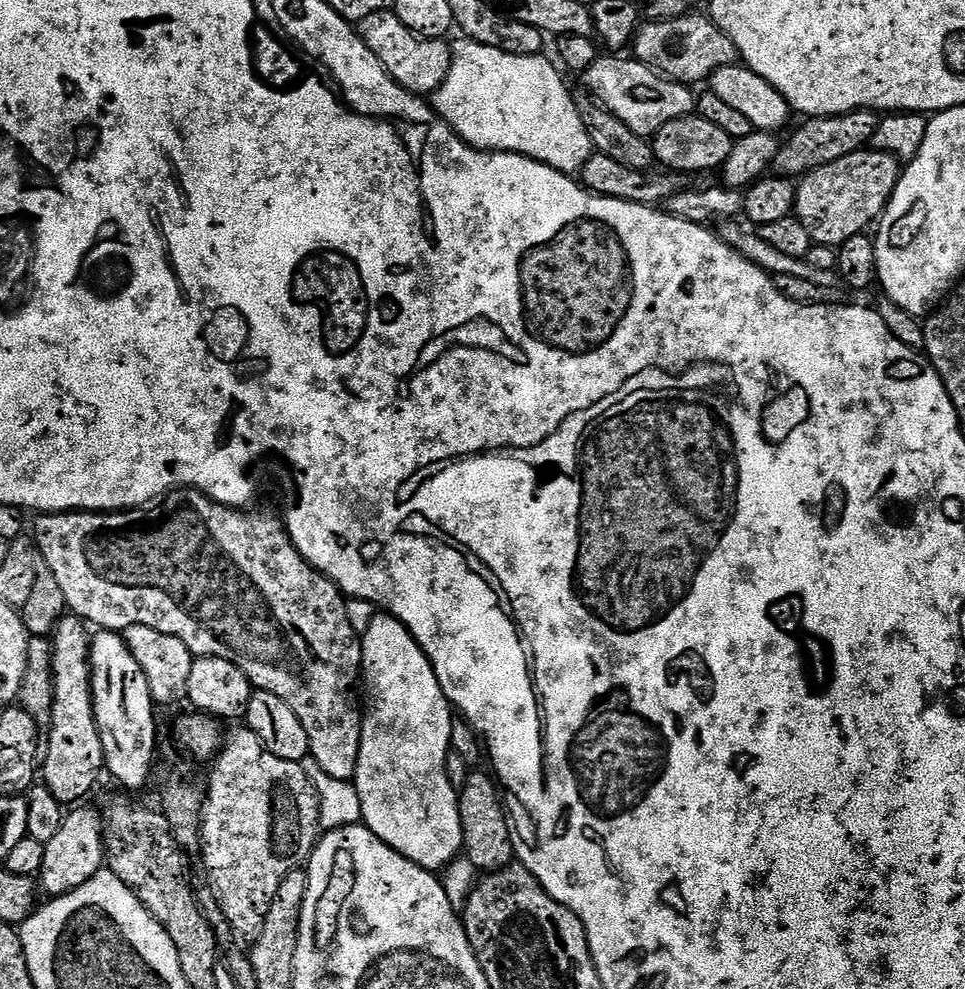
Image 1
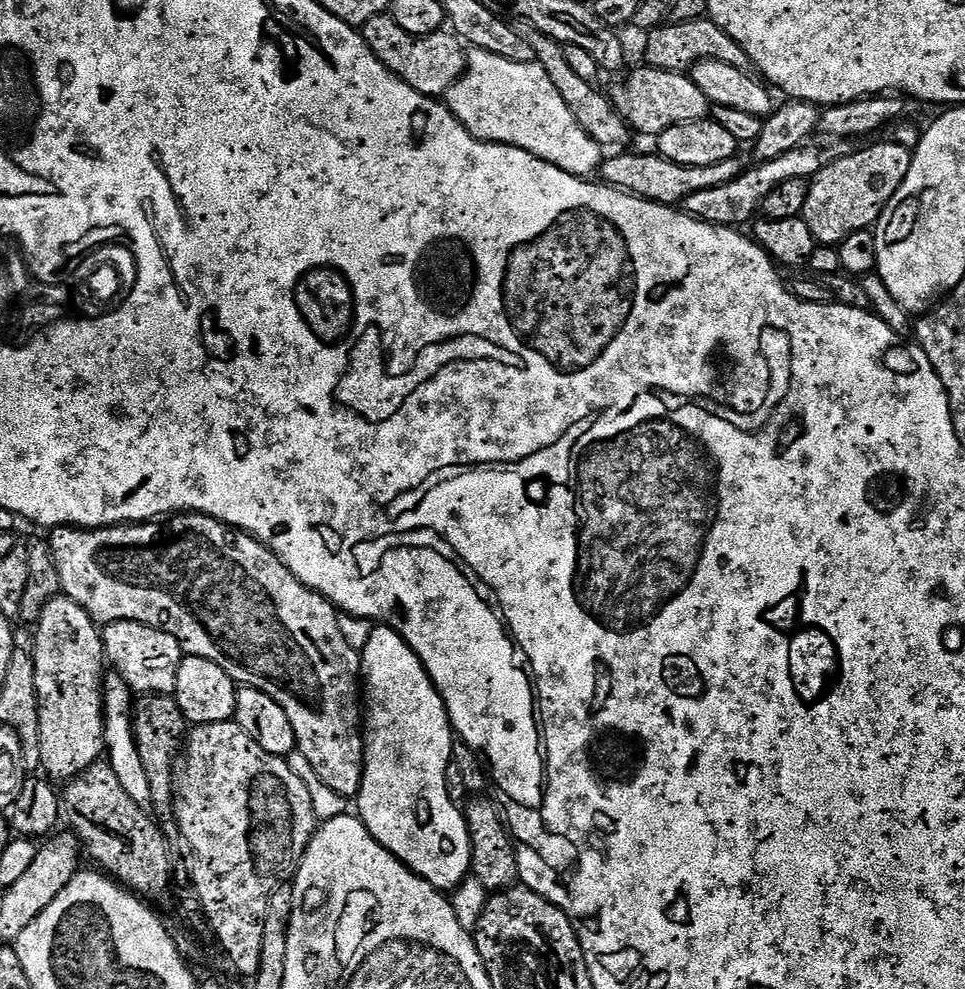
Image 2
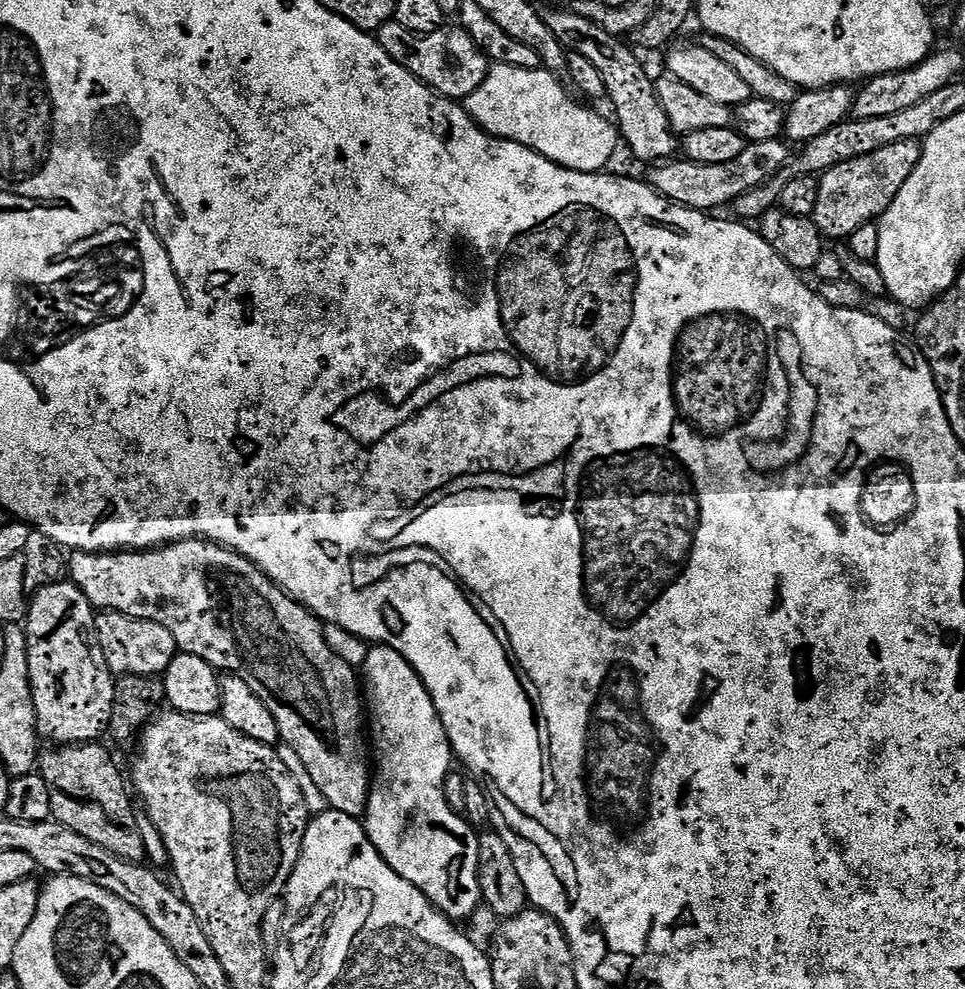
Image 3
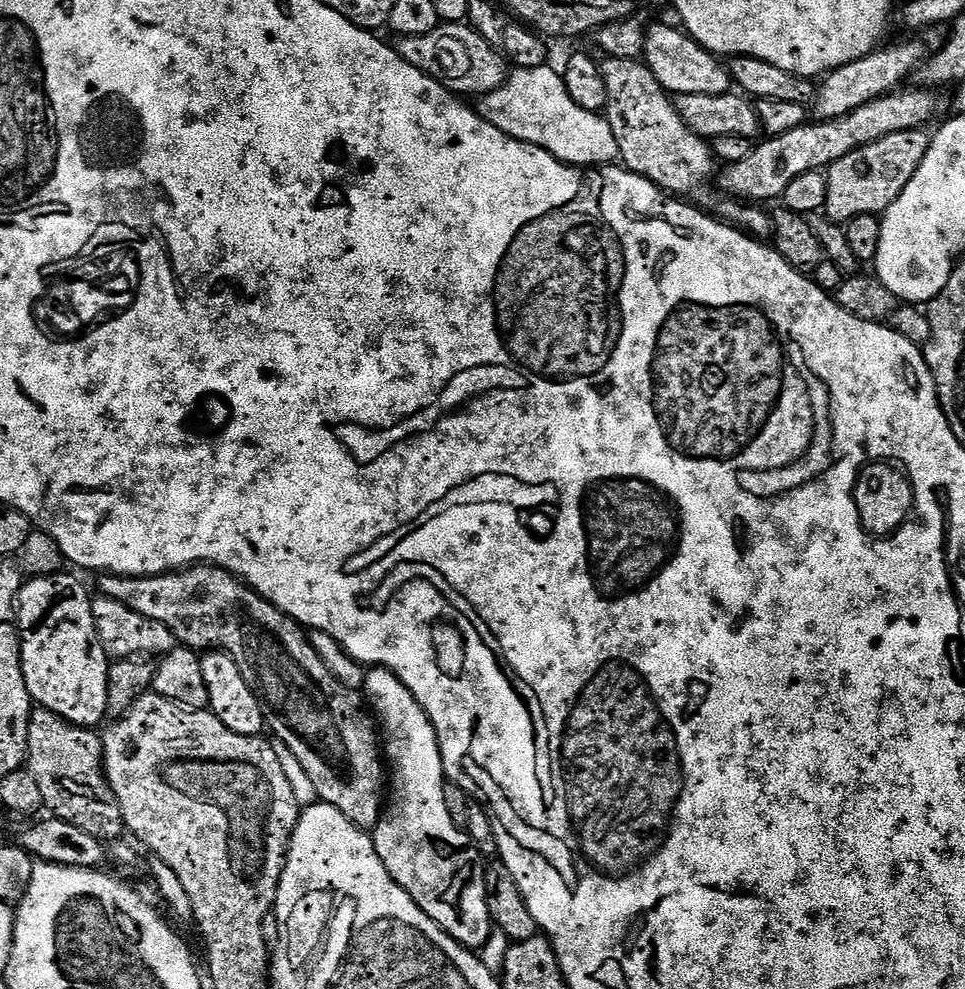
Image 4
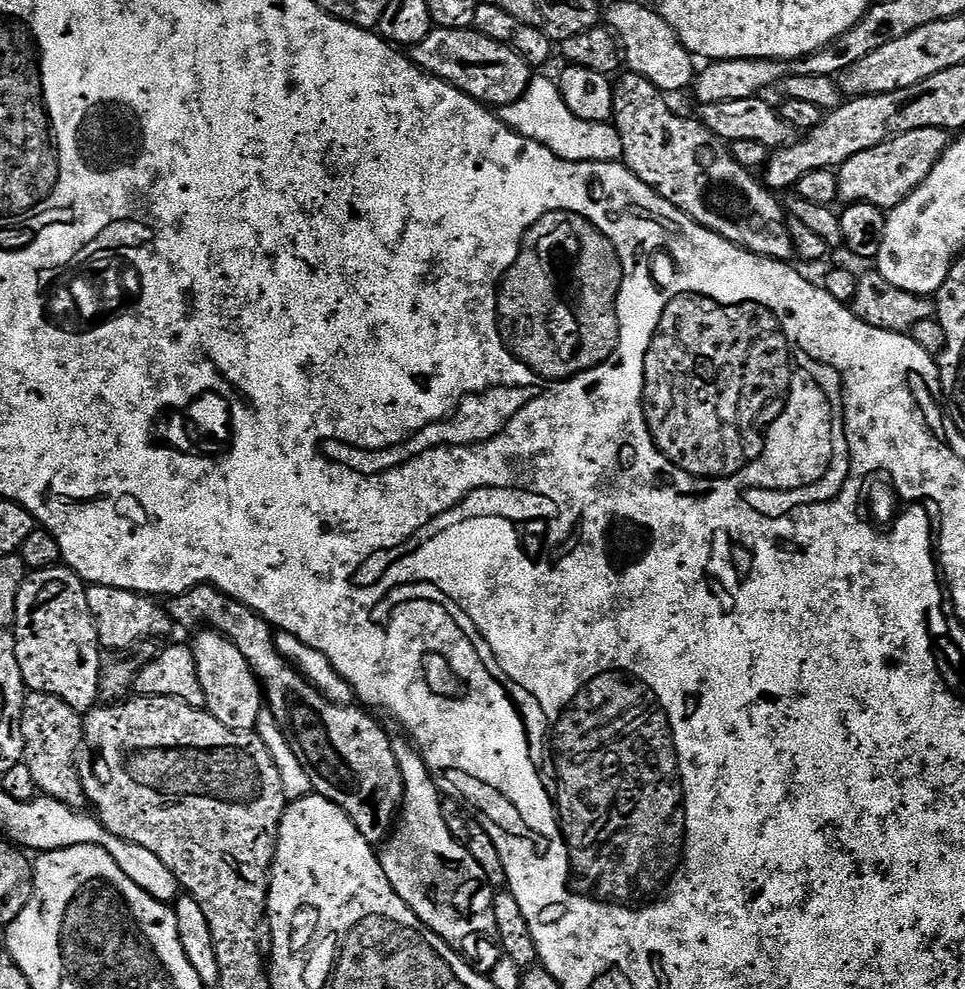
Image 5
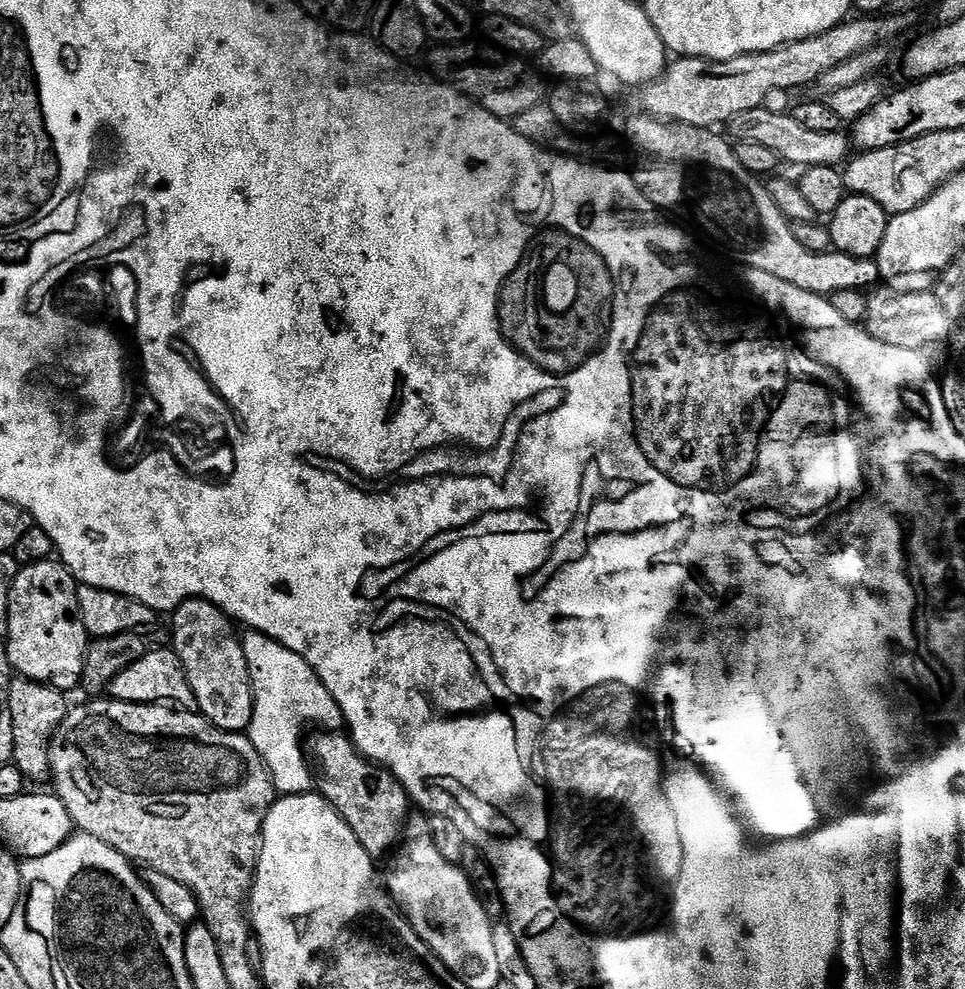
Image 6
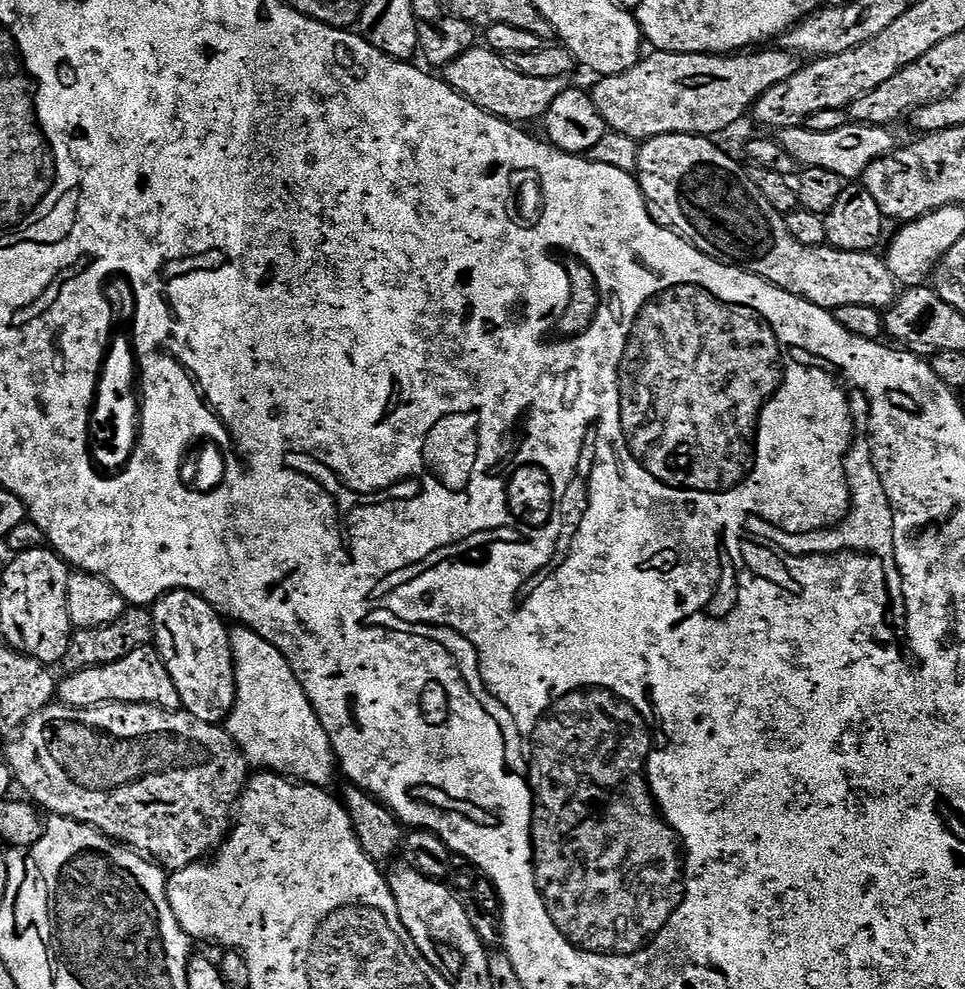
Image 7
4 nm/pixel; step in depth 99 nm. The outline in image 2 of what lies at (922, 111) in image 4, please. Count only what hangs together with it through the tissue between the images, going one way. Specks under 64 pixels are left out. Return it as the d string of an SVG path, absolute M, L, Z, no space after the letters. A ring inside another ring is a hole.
M620 150L603 161L598 169L598 176L610 188L619 188L643 200L655 204L680 206L692 194L702 190L710 190L712 186L722 186L734 178L738 178L742 171L739 159L733 158L726 162L718 162L714 166L678 166L678 162L670 162L659 154L647 156L644 152Z

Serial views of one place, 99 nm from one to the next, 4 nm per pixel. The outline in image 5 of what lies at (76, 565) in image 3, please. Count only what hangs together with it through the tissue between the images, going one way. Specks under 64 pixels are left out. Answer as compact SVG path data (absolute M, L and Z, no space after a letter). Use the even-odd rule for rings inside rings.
M200 584L183 592L180 596L171 597L166 604L172 616L173 625L191 630L208 629L221 632L238 650L242 650L242 658L252 667L252 673L260 682L263 699L266 701L267 711L278 722L283 730L284 737L288 739L290 750L302 762L302 770L310 774L313 793L329 800L338 806L354 822L358 834L366 838L366 842L373 846L383 845L388 839L400 811L404 799L404 783L398 766L398 758L392 749L393 737L384 733L384 728L375 720L371 711L363 707L351 708L348 704L335 704L335 699L329 698L321 692L299 668L288 663L288 660L276 648L276 636L271 624L267 624L254 610L245 604L240 604L232 596L210 584Z

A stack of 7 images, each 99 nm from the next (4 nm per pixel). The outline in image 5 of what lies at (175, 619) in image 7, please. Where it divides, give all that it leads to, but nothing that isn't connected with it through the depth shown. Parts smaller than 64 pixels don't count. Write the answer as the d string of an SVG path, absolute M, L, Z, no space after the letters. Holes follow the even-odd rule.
M200 630L193 636L196 637L190 640L190 647L198 666L198 682L202 682L204 708L230 730L253 731L262 711L262 689L252 667L242 658L242 650L221 632Z

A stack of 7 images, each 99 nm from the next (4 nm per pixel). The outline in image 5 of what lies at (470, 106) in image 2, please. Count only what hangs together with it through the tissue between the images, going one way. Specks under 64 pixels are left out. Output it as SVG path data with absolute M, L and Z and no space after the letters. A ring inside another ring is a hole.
M544 74L533 75L528 83L526 94L518 98L518 102L510 102L499 109L498 115L502 123L510 130L530 138L534 142L544 144L559 160L573 160L574 162L590 162L597 160L603 164L611 164L623 157L622 138L618 134L616 125L609 122L582 122L563 104L560 90L555 79L547 80Z

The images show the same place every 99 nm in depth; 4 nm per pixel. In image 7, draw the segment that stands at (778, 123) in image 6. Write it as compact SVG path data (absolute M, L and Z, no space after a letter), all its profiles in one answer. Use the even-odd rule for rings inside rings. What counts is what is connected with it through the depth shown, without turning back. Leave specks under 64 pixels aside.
M849 122L838 126L838 130L810 130L807 126L781 128L778 132L780 145L804 168L834 170L846 182L863 177L864 171L878 158L895 152L898 141L891 136L887 127L878 124Z

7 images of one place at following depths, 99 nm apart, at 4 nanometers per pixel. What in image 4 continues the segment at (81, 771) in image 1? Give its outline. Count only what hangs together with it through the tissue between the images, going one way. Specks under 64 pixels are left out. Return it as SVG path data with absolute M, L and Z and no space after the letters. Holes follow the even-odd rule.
M68 575L31 578L20 592L15 623L20 629L22 642L22 674L26 678L26 690L30 690L33 705L50 710L79 728L96 730L108 716L106 686L110 659L103 652L98 630L95 629L94 614L91 613L93 597L88 596L87 586L78 577Z

